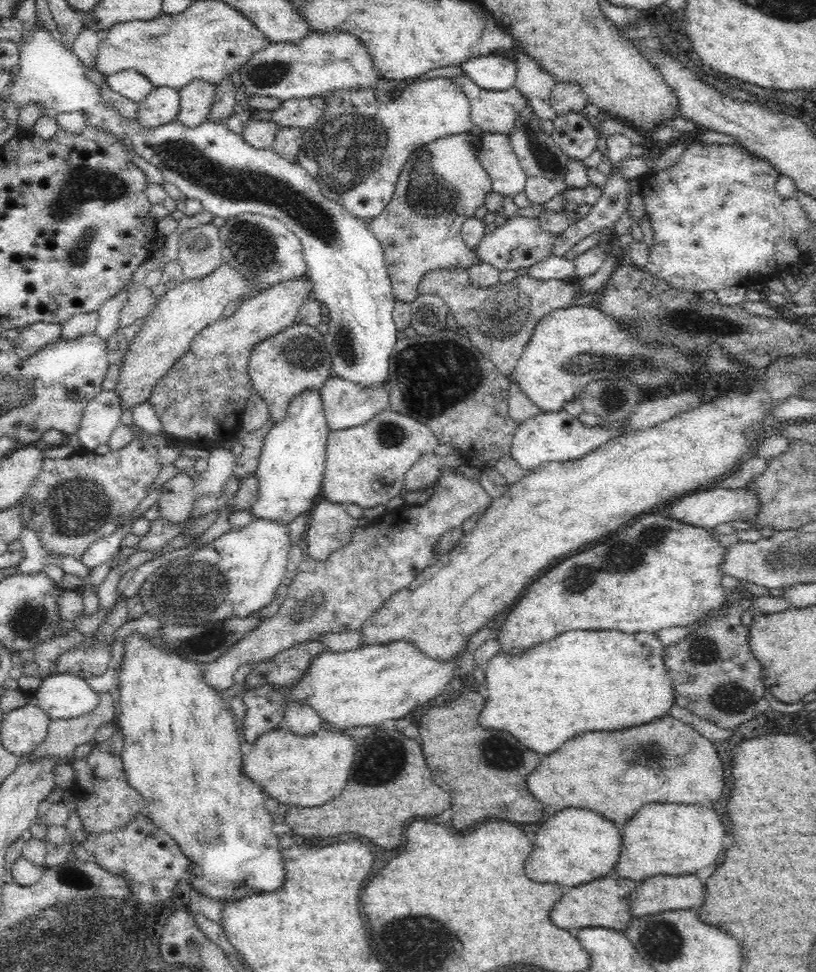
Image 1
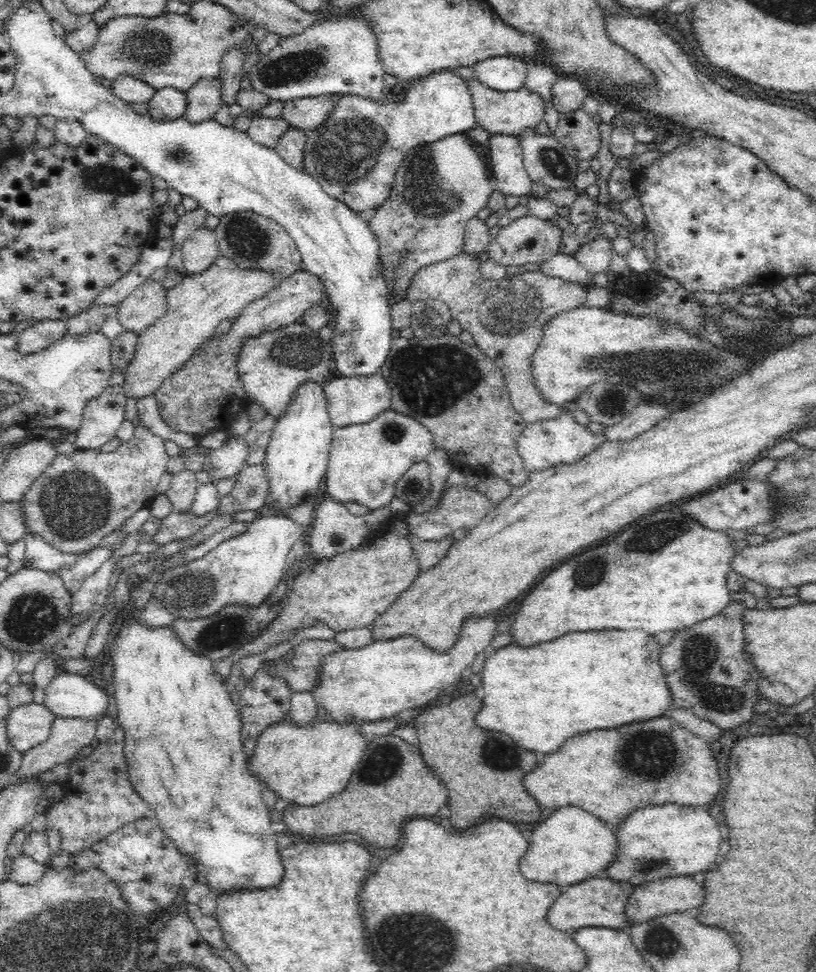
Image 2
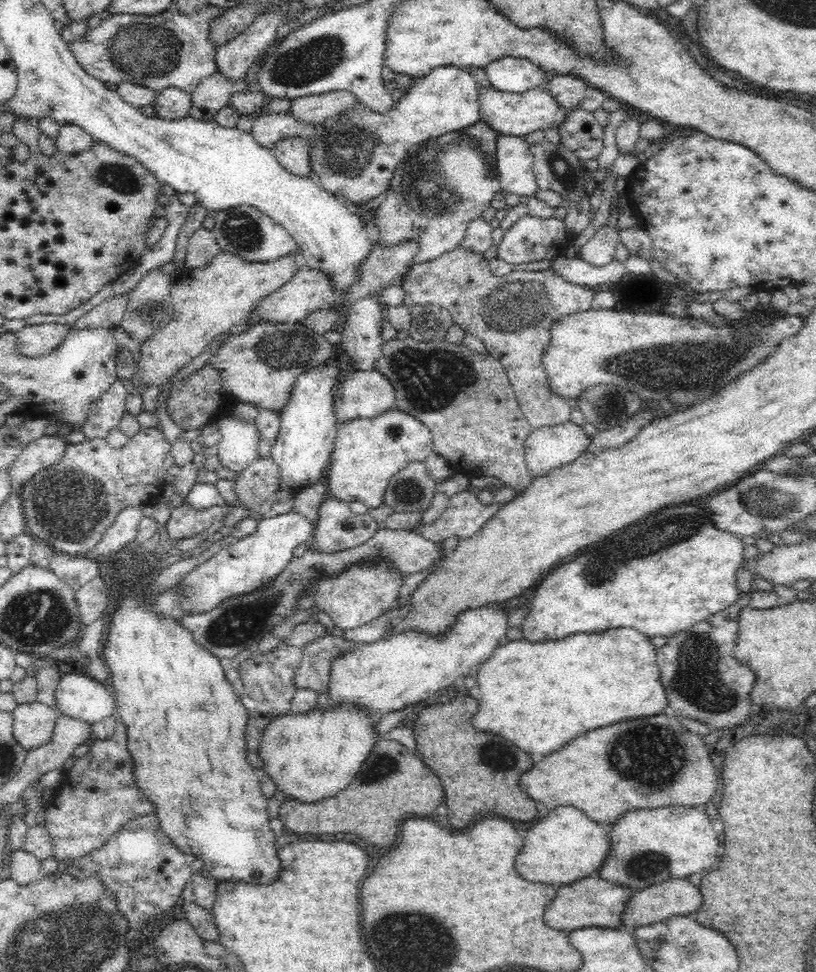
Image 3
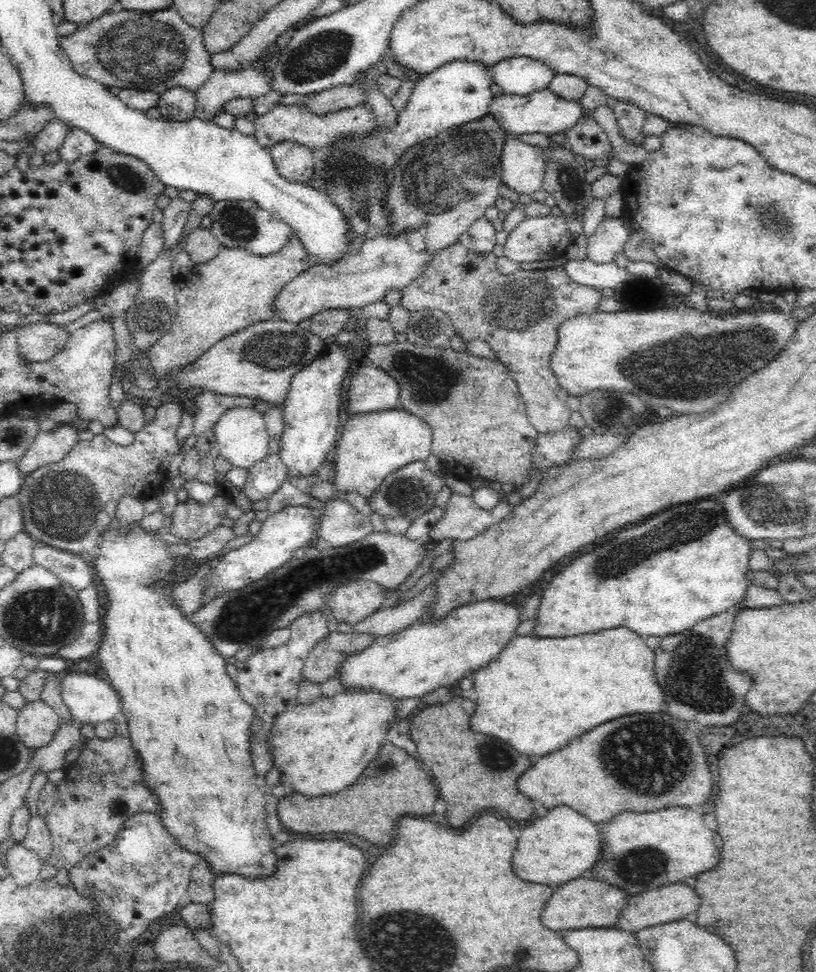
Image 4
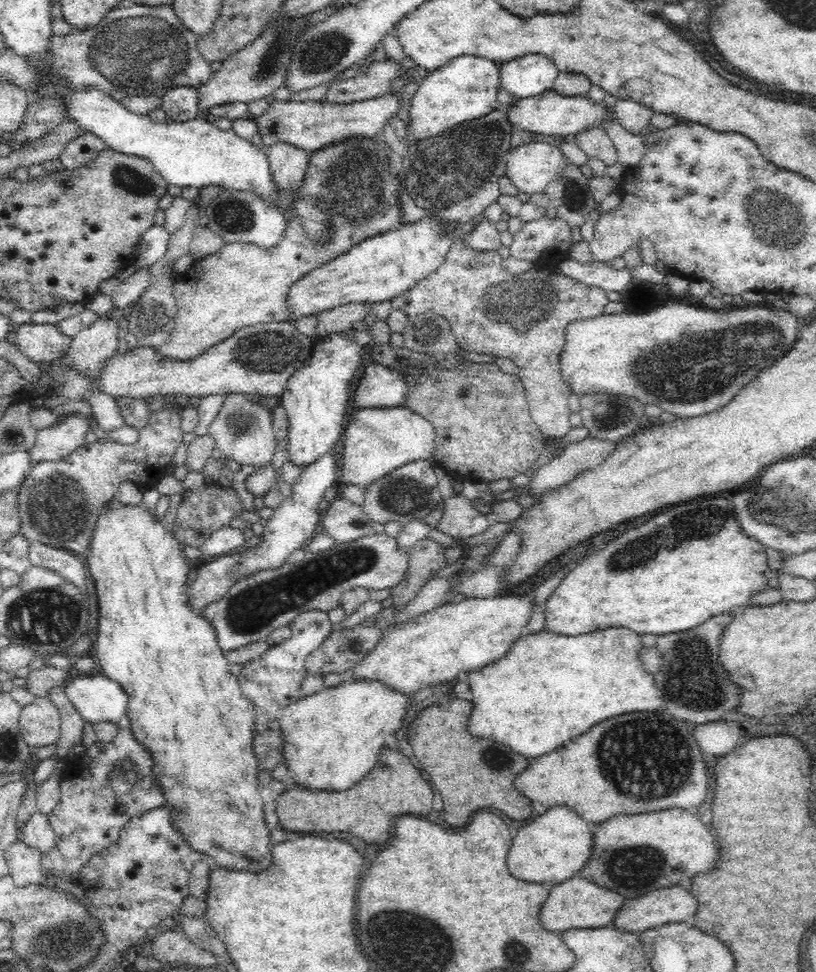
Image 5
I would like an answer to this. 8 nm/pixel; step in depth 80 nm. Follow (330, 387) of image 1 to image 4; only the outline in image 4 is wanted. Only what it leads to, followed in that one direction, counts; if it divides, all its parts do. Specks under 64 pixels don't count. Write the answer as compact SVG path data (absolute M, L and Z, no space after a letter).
M374 364L359 369L348 384L348 406L343 408L344 417L348 414L378 412L399 407L400 387L386 370Z

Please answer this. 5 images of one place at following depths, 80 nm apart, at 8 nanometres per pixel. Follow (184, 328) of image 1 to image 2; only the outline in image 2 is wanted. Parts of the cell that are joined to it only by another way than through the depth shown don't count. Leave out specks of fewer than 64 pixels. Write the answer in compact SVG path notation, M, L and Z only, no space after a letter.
M220 256L202 272L187 274L167 290L168 312L139 337L135 354L127 366L123 389L130 398L155 392L164 380L178 372L208 340L223 320L236 320L247 304L270 292L283 278L261 268L242 268L231 258Z

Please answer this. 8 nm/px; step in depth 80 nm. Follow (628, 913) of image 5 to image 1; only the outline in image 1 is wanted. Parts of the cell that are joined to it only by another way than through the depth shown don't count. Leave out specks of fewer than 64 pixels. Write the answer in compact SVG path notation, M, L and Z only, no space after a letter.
M694 874L654 876L638 884L630 894L632 916L682 910L704 902L704 884Z

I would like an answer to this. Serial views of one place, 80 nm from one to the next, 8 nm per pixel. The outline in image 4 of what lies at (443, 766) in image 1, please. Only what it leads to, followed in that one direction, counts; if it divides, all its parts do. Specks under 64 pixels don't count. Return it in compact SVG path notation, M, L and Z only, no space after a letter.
M453 697L446 704L428 705L410 724L410 736L418 746L418 756L434 776L440 796L446 800L446 820L452 826L462 826L470 818L492 810L506 812L510 818L530 818L535 807L528 796L518 792L516 780L532 762L510 744L472 732L470 716L474 708L474 700Z

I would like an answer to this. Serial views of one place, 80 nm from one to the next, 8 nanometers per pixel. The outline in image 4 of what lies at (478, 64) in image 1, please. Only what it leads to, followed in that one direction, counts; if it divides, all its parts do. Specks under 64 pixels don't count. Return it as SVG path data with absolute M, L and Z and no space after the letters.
M528 56L512 57L490 66L493 82L508 95L524 95L546 89L555 72L544 62Z

